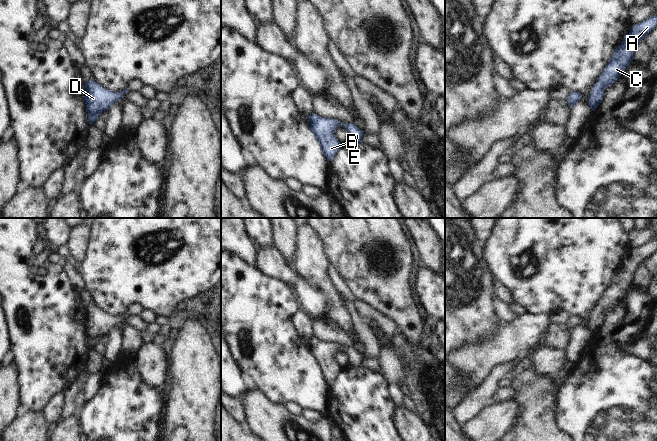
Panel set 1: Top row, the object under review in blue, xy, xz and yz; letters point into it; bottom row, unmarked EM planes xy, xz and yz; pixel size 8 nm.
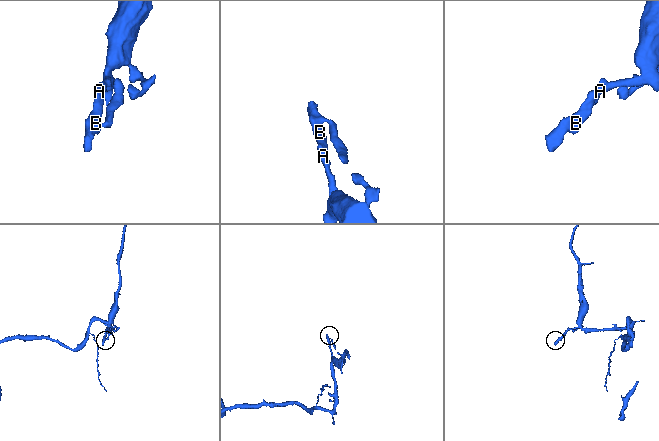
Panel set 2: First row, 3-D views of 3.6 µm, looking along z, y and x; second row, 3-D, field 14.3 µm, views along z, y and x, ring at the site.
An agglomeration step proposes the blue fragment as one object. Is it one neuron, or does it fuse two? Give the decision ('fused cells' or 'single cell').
single cell

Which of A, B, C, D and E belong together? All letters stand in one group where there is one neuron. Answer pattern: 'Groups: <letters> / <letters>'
Groups: A B C D E.

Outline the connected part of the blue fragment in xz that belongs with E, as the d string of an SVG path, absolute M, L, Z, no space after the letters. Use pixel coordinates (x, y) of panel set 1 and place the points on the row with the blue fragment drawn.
M313 113L308 116L308 121L310 123L310 129L317 138L322 152L328 162L333 159L335 154L342 147L342 144L336 140L333 134L340 124L346 129L348 133L348 141L350 143L356 144L362 142L364 133L355 124L338 122L333 118L322 118Z

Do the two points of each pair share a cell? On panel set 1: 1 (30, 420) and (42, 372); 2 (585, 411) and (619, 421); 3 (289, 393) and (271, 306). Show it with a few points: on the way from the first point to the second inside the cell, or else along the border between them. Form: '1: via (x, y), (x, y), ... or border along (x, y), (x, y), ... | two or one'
1: border along (41, 411), (20, 413) | two
2: via (593, 411), (606, 411), (611, 416) | one
3: via (285, 371), (271, 353), (271, 328) | one

